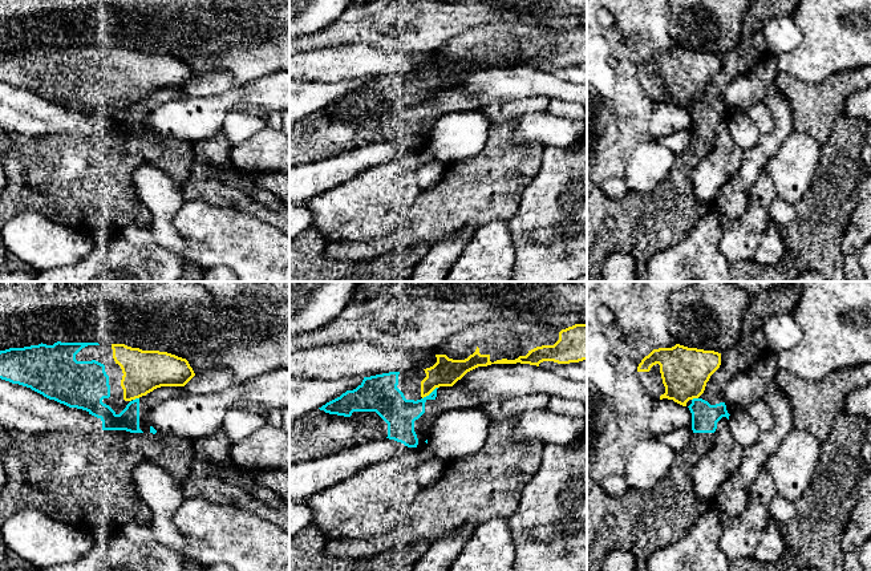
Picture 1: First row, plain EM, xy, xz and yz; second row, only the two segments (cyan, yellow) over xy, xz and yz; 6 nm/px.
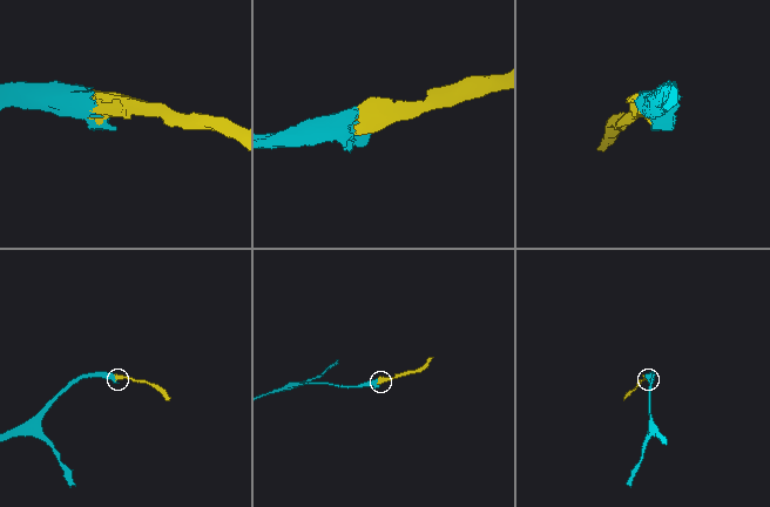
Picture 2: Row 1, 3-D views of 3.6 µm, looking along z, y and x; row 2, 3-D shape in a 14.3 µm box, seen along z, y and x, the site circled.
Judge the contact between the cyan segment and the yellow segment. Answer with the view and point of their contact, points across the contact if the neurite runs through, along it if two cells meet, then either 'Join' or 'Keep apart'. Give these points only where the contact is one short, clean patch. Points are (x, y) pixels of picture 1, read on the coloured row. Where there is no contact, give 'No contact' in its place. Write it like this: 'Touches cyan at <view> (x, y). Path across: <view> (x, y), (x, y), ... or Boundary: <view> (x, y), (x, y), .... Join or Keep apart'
Touches cyan at xz (430, 393). Join

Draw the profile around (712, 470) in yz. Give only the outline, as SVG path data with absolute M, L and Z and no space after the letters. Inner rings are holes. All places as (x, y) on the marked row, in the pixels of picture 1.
M726 417L717 422L714 448L690 471L698 499L714 502L720 486L737 470L744 448L732 437Z

